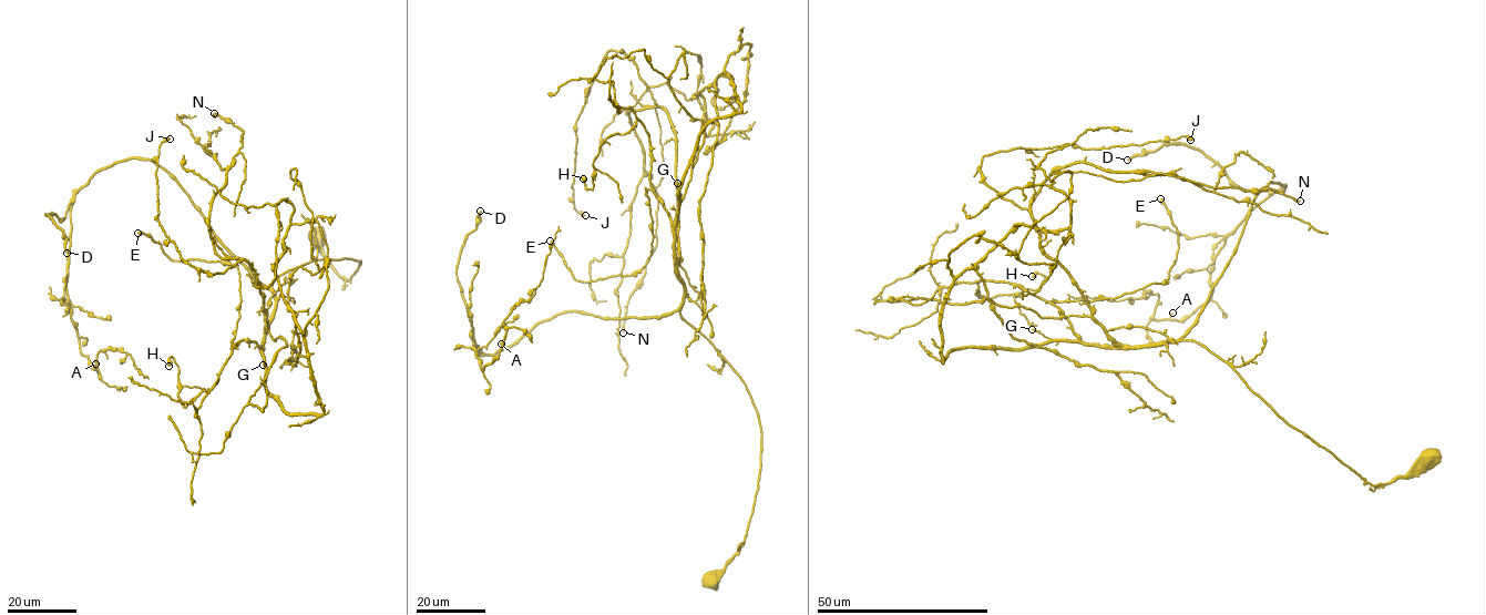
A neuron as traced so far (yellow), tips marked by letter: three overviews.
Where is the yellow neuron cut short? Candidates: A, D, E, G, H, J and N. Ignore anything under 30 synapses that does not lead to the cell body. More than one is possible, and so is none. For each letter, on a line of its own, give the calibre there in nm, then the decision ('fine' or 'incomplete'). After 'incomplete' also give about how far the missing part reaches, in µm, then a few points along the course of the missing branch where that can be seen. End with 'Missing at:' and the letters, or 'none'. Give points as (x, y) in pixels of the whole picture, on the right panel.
A: 80 nm | fine
D: 320 nm | incomplete | 100 µm | (1127, 160), (1022, 164), (1002, 177), (985, 178), (967, 191), (1026, 185), (1047, 207)
E: 400 nm | fine
G: 90 nm | fine
H: 650 nm | fine
J: 500 nm | fine
N: 240 nm | fine
Missing at: D

